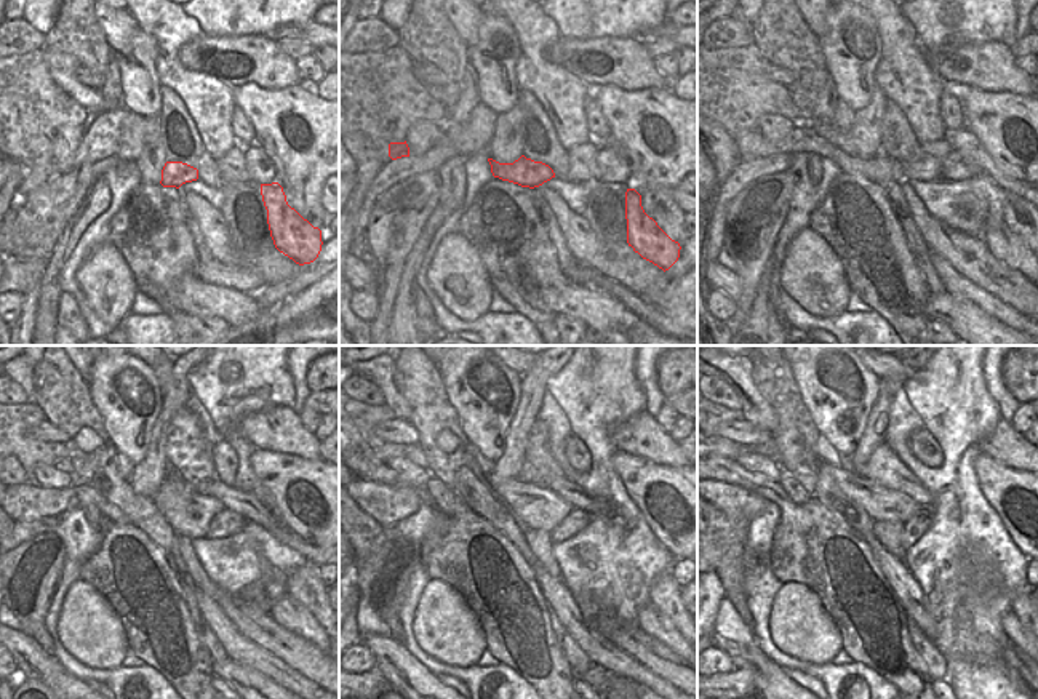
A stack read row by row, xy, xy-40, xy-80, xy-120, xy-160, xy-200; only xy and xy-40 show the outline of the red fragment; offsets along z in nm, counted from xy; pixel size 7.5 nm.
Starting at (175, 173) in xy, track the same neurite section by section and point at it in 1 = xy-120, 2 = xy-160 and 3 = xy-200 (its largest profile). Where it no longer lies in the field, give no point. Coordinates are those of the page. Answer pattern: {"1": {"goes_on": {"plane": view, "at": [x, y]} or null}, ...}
{"1": {"goes_on": {"plane": "xy-120", "at": [23, 503]}}, "2": {"goes_on": {"plane": "xy-160", "at": [387, 504]}}, "3": {"goes_on": {"plane": "xy-200", "at": [736, 501]}}}

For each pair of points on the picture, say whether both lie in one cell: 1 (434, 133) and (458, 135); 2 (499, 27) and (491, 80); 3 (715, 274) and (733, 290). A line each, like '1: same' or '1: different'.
1: different
2: same
3: same

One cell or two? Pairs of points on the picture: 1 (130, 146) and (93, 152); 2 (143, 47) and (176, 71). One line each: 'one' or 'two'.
1: one
2: two

